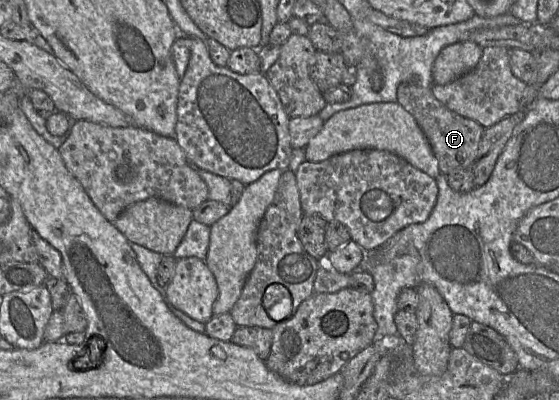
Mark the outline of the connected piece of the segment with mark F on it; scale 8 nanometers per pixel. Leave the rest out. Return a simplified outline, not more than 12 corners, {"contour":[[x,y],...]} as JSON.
{"contour":[[402,82],[397,101],[427,138],[440,172],[474,162],[485,128]]}

